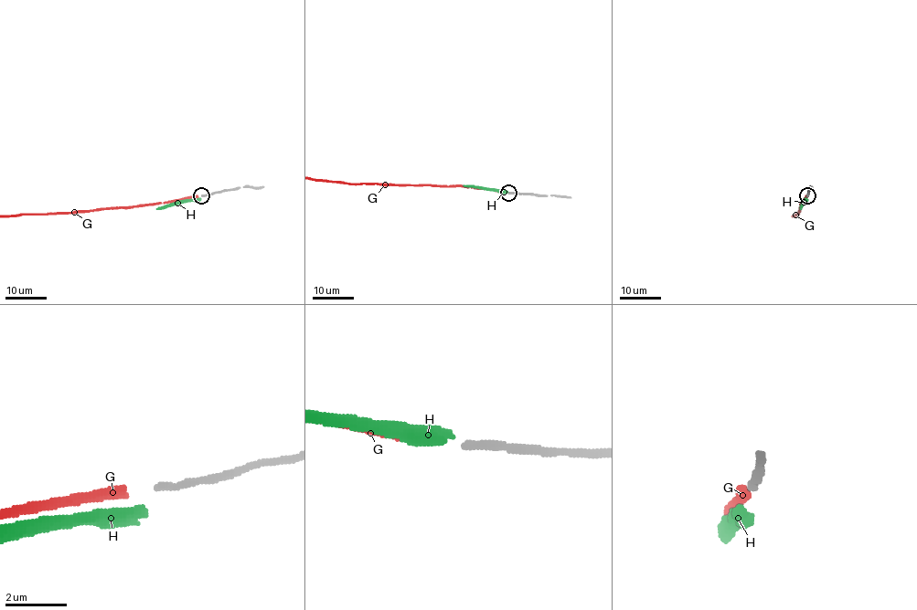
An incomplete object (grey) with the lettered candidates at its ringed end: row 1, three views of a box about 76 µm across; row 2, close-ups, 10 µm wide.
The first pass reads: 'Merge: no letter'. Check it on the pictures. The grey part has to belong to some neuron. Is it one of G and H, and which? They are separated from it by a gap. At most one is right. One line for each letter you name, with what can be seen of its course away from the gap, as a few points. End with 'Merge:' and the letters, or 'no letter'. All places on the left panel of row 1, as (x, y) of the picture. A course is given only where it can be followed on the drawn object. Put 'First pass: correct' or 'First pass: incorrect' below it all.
Merge: G
First pass: incorrect

